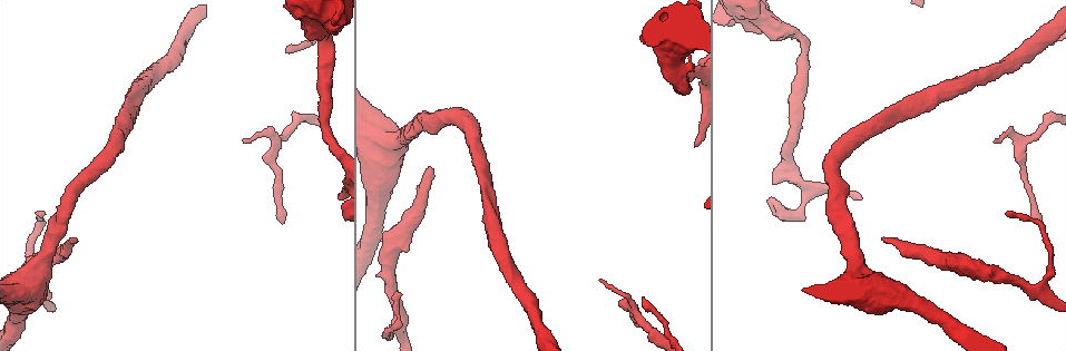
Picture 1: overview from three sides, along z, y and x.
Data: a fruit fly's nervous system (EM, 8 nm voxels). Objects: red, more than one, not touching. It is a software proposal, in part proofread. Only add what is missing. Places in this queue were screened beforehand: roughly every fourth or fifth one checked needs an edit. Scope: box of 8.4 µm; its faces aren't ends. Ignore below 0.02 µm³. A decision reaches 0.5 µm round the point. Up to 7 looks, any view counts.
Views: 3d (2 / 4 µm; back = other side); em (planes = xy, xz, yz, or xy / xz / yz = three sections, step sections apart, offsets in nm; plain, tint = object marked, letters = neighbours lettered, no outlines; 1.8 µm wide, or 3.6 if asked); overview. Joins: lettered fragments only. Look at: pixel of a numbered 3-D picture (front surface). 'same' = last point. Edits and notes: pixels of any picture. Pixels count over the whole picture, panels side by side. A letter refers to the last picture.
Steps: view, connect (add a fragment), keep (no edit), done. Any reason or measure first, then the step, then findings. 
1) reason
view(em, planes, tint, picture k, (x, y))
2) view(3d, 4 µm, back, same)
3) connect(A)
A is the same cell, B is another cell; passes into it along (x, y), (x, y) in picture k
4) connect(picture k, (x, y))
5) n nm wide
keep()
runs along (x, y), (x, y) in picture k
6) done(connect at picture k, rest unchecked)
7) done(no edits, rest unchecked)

branch stops here
view(3d, 4 µm, picture 1, (284, 221))

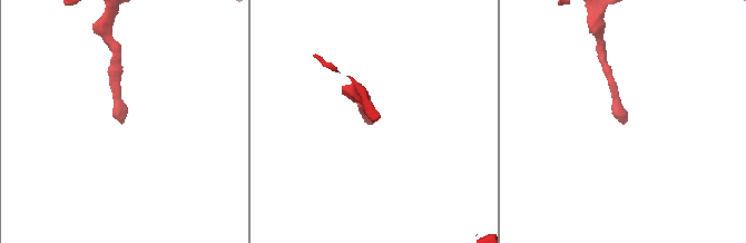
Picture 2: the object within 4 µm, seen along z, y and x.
shape alone is not enough
view(em, xz, step 16, letters, picture 2, (372, 124))

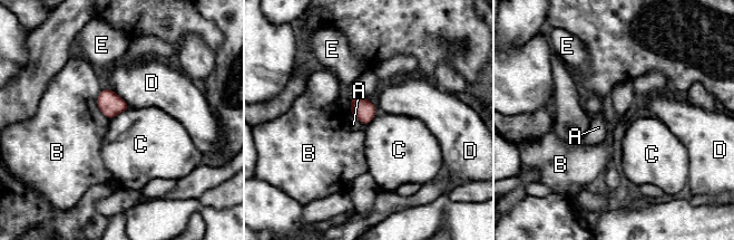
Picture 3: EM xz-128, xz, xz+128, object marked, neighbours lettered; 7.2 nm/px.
view(em, planes, letters, same)

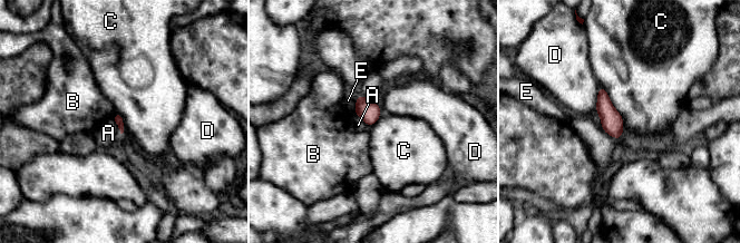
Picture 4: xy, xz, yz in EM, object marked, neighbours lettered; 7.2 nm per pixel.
keep()
A, B, C, D and E are other cells; none of them fits

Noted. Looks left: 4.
calibre changes
view(3d, 4 µm, picture 1, (777, 30))

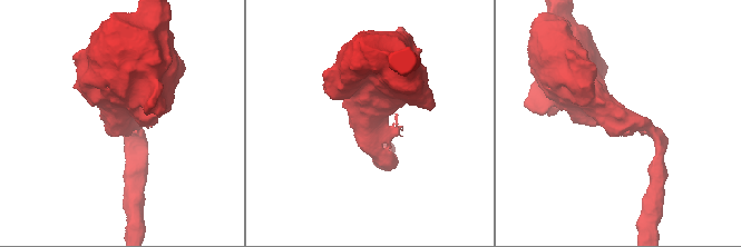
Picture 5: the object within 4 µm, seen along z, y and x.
view(em, planes, letters, picture 5, (367, 123))

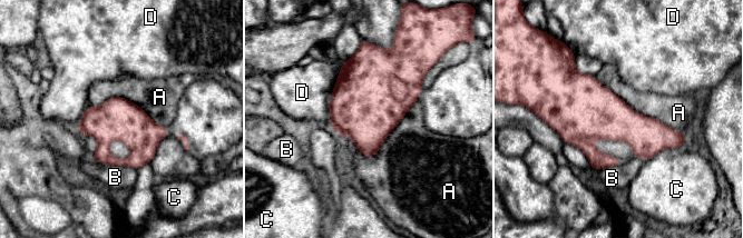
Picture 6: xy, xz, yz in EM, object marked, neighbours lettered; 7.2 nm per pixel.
keep()
A, B, C and D are other cells; border along (417, 100), (371, 157), (340, 136) in picture 6; no lettered fragment goes on from it

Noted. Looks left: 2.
branch stops here
view(3d, 2 µm, picture 1, (883, 238))

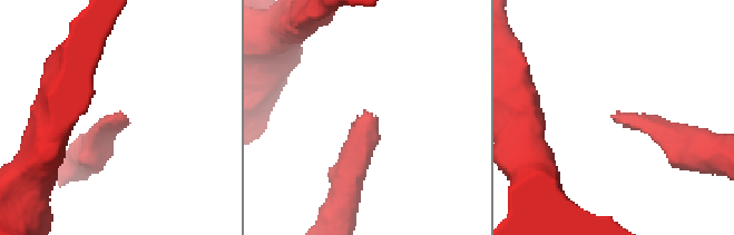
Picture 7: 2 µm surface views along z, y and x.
view(em, planes, letters, picture 7, (365, 110))

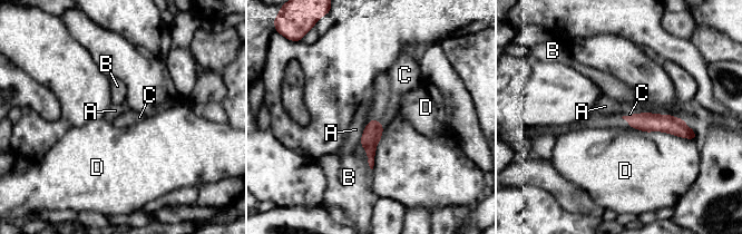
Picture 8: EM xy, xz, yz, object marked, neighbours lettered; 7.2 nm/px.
connect(C)
C is the same cell, A, B and D are other cells; passes into it along (372, 133), (376, 120), (388, 88) in picture 8; the neuron continues

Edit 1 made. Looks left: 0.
done(connect at picture 8, rest unchecked)

